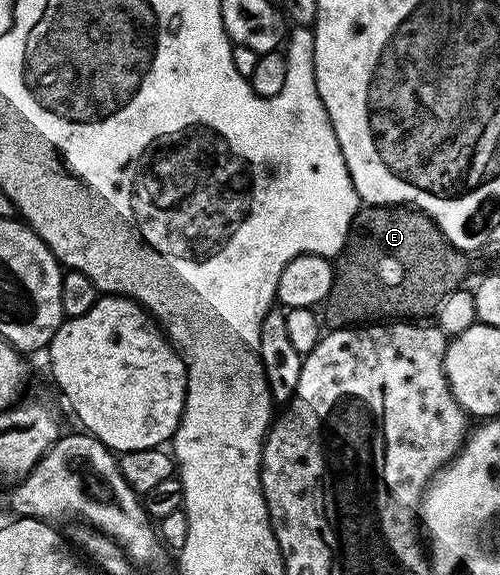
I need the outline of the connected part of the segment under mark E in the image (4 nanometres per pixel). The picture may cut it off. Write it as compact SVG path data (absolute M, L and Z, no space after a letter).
M362 205L353 218L345 247L335 258L331 292L323 303L324 321L333 328L356 328L386 320L424 319L424 314L432 315L453 290L462 289L464 282L461 281L469 274L469 258L470 255L455 248L432 218L421 210L412 206Z

